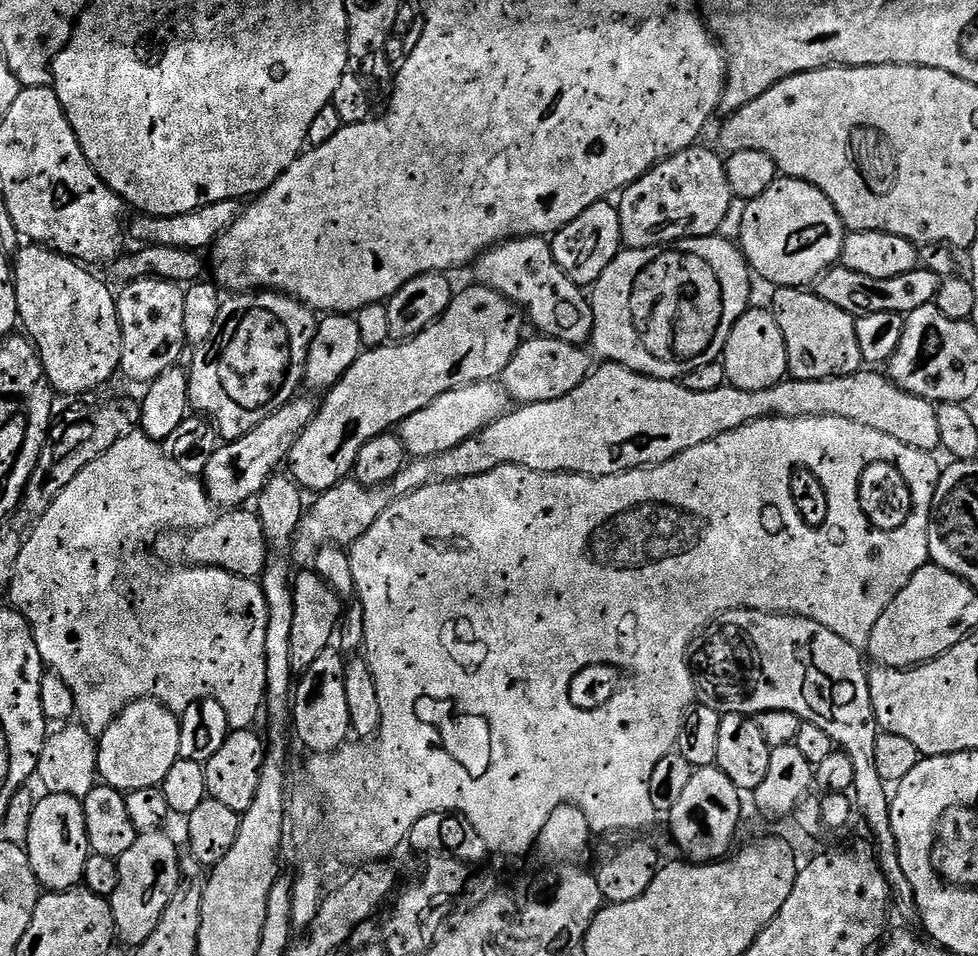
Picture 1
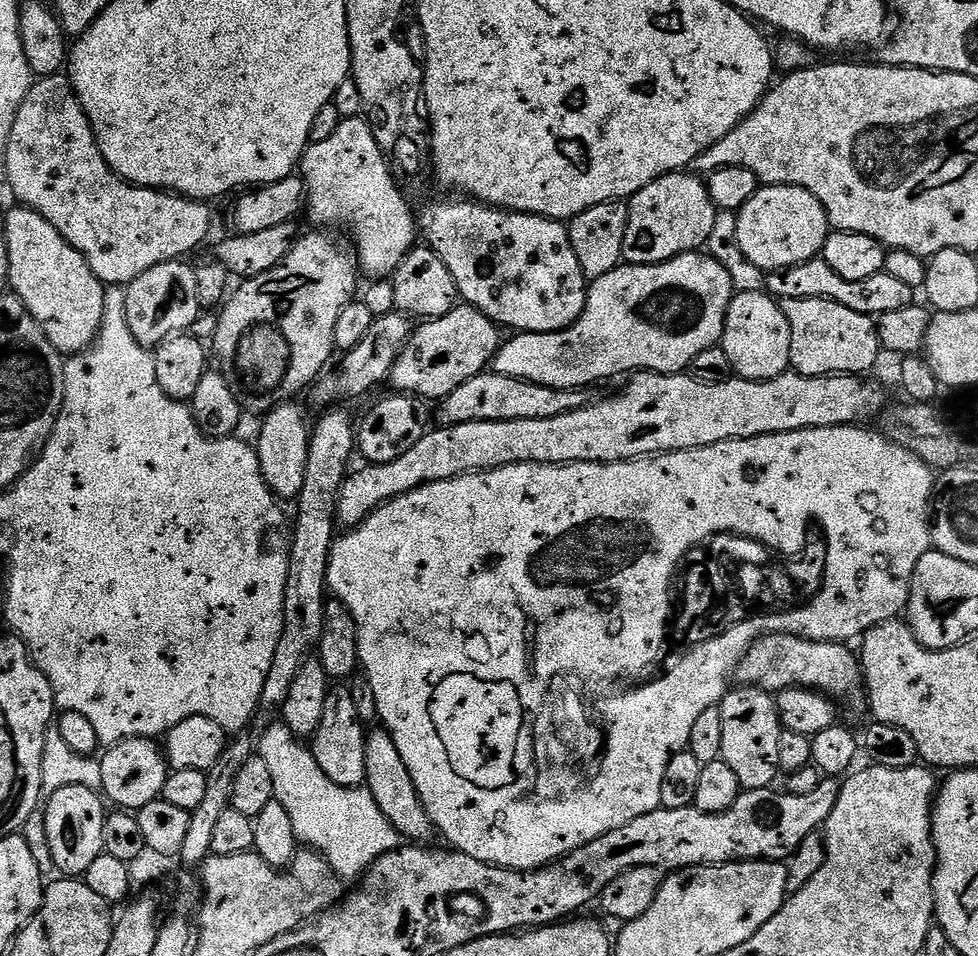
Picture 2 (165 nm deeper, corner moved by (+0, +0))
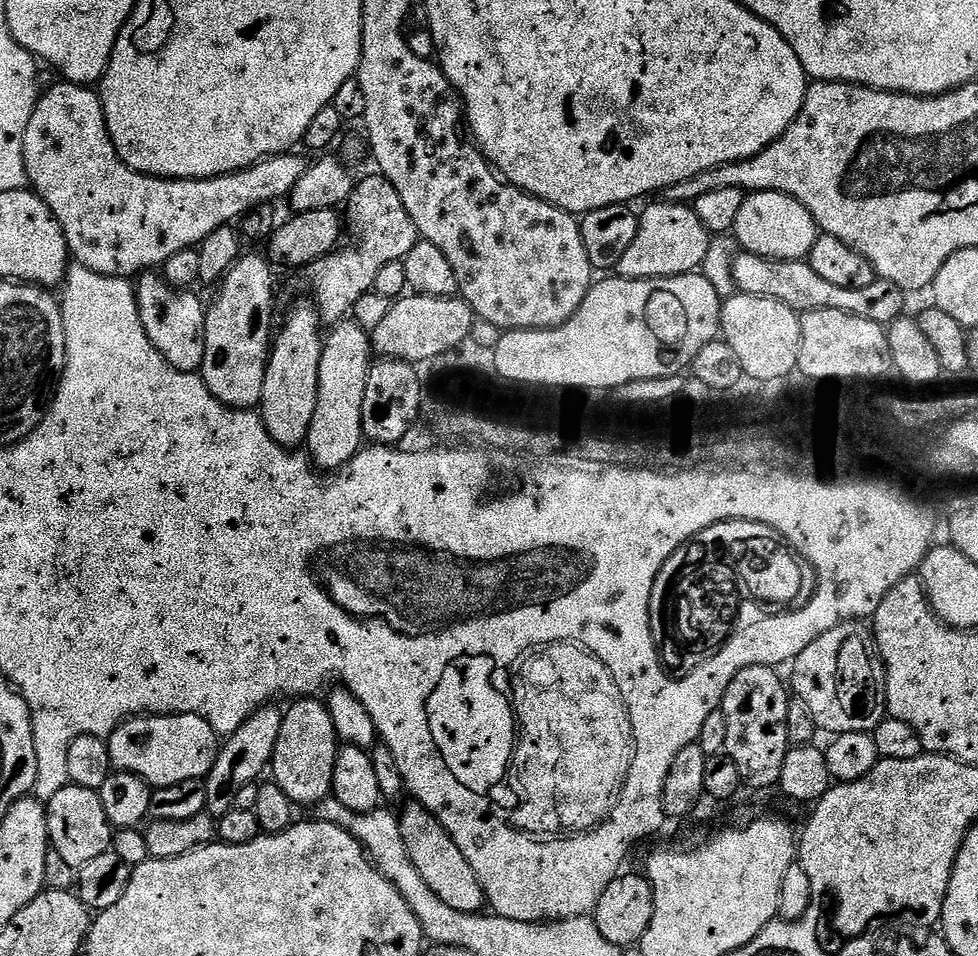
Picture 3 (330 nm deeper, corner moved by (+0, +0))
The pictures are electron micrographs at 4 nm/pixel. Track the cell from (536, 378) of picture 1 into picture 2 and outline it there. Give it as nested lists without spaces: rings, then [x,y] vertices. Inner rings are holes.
[[[703,251],[687,252],[681,256],[675,256],[673,260],[667,260],[661,264],[629,264],[625,263],[619,268],[610,270],[610,274],[602,274],[602,278],[591,281],[588,286],[588,297],[582,314],[576,319],[575,324],[563,328],[561,332],[522,332],[513,335],[513,340],[505,339],[496,351],[494,368],[497,373],[512,376],[518,380],[528,380],[530,383],[541,384],[544,387],[562,389],[587,389],[590,384],[596,384],[599,380],[608,380],[611,376],[620,376],[623,372],[635,374],[637,372],[663,372],[665,374],[680,374],[691,369],[694,358],[702,354],[702,350],[710,350],[721,343],[724,334],[724,323],[728,307],[734,295],[732,288],[732,276],[712,256],[704,256]]]

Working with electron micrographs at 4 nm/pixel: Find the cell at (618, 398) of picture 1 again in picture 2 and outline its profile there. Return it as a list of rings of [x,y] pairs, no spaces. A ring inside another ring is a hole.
[[[795,370],[783,372],[778,378],[773,380],[741,380],[733,378],[722,382],[721,384],[703,384],[692,377],[691,374],[665,374],[663,372],[637,372],[631,377],[632,380],[625,386],[624,392],[620,392],[617,396],[608,396],[605,400],[591,402],[584,408],[574,409],[572,412],[558,414],[557,417],[542,418],[541,420],[512,420],[512,421],[472,421],[462,422],[461,424],[453,424],[451,426],[443,426],[444,428],[436,428],[425,431],[424,436],[418,442],[414,442],[414,446],[410,446],[410,450],[406,450],[406,454],[402,454],[402,458],[394,458],[394,462],[389,464],[369,464],[365,463],[364,468],[349,471],[344,478],[344,485],[340,487],[338,494],[338,502],[336,503],[337,521],[345,529],[356,528],[370,513],[375,512],[377,508],[384,504],[389,504],[394,498],[398,498],[402,494],[410,494],[416,488],[422,487],[424,484],[433,484],[439,480],[453,480],[455,476],[464,476],[467,472],[488,472],[491,468],[501,468],[502,466],[510,466],[511,464],[581,464],[582,462],[590,462],[591,464],[613,464],[615,460],[638,460],[655,456],[661,452],[681,452],[682,450],[690,450],[691,448],[701,448],[702,446],[710,446],[717,444],[723,440],[749,440],[755,436],[769,436],[775,432],[797,432],[798,430],[806,430],[807,428],[831,428],[833,426],[860,426],[871,416],[879,417],[882,409],[885,407],[884,400],[871,388],[868,384],[863,384],[860,376],[801,376]]]

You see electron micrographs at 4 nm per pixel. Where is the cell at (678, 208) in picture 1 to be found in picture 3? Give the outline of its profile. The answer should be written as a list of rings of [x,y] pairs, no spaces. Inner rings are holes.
[[[652,204],[639,213],[638,234],[630,250],[615,271],[625,280],[657,280],[667,276],[684,276],[687,272],[703,269],[704,259],[712,248],[713,237],[702,226],[695,207],[687,204]]]

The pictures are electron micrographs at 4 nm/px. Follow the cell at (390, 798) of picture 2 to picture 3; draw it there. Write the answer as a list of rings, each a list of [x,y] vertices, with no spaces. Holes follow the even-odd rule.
[[[408,802],[404,809],[399,809],[400,829],[402,830],[402,842],[406,842],[406,854],[410,854],[410,862],[418,869],[418,874],[426,881],[426,886],[450,906],[450,910],[462,910],[463,912],[478,912],[485,907],[484,891],[480,885],[479,878],[470,870],[470,862],[454,846],[454,838],[426,810],[422,805],[415,802]]]

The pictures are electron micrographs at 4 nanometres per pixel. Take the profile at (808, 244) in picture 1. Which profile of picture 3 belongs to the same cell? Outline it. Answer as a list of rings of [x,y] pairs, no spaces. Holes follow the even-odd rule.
[[[753,192],[745,195],[734,229],[734,237],[743,251],[771,260],[804,260],[814,246],[817,235],[816,223],[806,206],[777,192]]]

